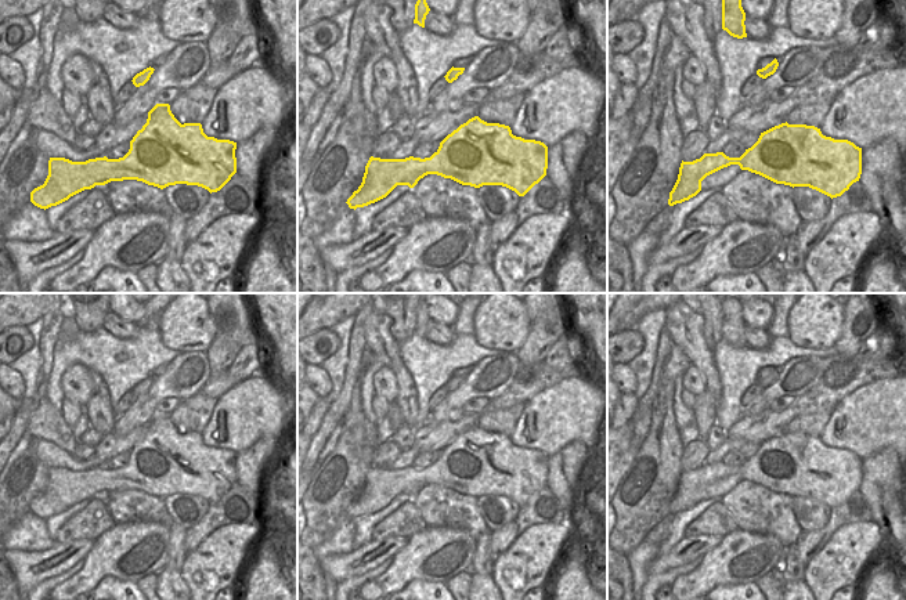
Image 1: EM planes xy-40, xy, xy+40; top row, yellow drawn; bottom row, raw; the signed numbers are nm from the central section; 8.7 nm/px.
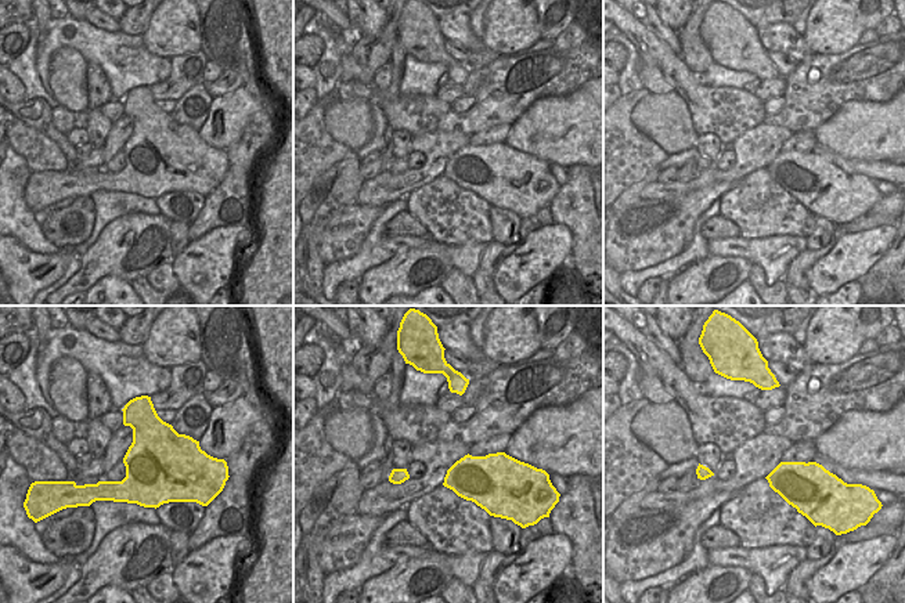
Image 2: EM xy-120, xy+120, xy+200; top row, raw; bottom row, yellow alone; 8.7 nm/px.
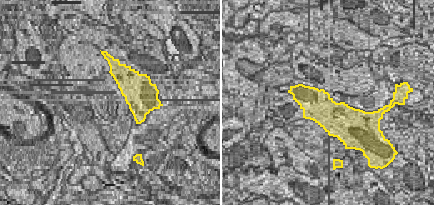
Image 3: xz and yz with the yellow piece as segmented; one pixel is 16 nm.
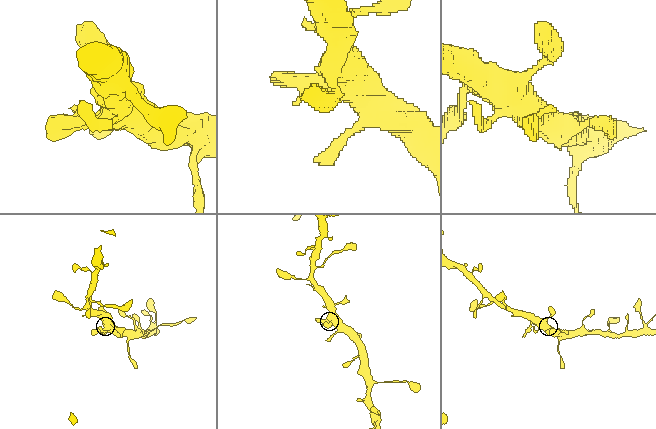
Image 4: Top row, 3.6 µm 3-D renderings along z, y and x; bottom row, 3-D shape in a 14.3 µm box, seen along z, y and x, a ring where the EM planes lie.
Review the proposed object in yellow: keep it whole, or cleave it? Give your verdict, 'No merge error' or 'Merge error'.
No merge error

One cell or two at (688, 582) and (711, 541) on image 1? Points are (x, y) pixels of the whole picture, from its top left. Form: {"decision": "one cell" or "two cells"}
{"decision": "two cells"}

